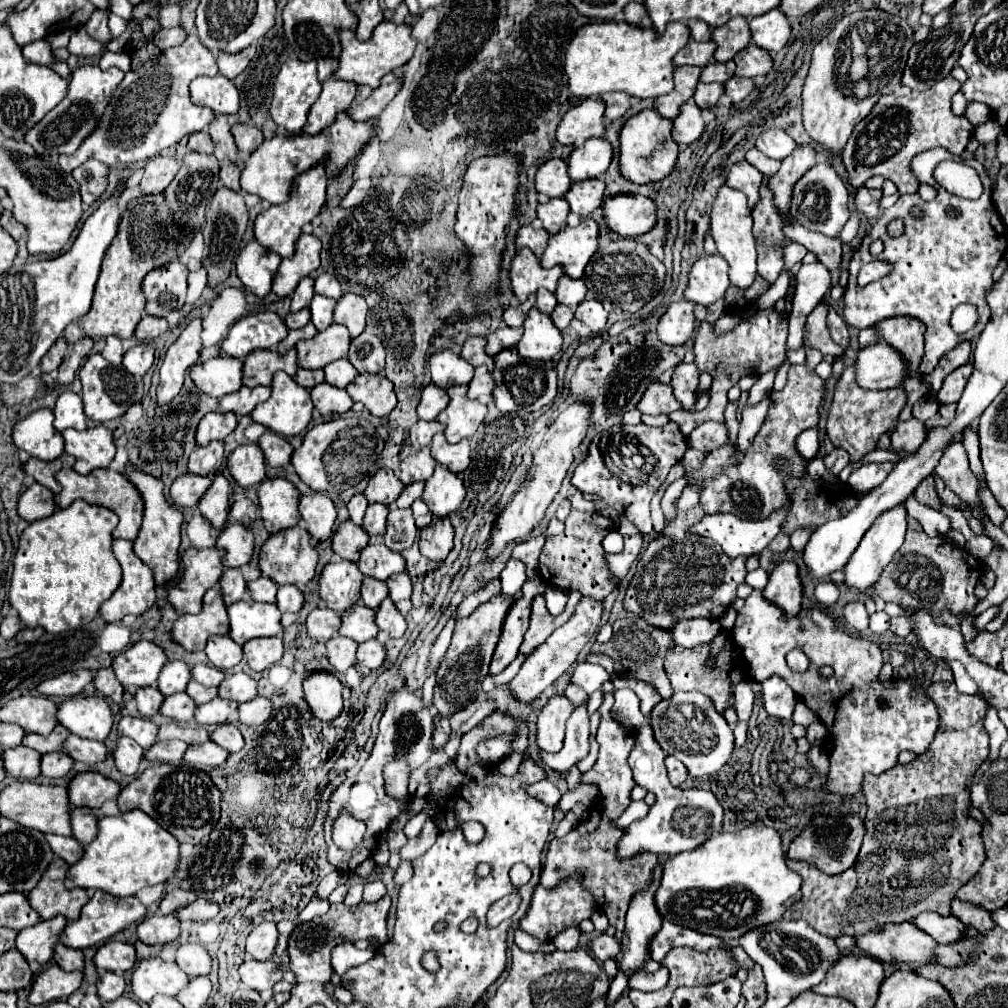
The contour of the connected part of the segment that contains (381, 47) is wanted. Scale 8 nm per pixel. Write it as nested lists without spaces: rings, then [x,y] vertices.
[[[382,21],[374,29],[370,41],[360,41],[354,35],[354,31],[342,31],[340,41],[342,41],[342,61],[336,77],[342,81],[354,81],[356,85],[370,85],[372,89],[378,87],[380,79],[386,73],[404,67],[412,59],[414,49],[418,45],[418,41],[412,37],[412,27],[406,23],[396,25],[394,21]]]

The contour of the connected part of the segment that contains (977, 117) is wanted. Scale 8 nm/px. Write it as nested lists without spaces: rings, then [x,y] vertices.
[[[968,103],[964,117],[966,117],[974,127],[978,127],[978,125],[982,125],[982,123],[986,123],[986,121],[990,119],[990,109],[988,109],[984,103]]]

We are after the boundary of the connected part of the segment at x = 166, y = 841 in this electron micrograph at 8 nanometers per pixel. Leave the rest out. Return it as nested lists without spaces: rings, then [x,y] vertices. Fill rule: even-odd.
[[[128,811],[120,817],[102,817],[98,837],[86,847],[84,857],[70,867],[66,877],[68,889],[102,889],[116,897],[136,895],[146,885],[166,883],[176,871],[180,843],[164,827],[158,827],[144,811]]]

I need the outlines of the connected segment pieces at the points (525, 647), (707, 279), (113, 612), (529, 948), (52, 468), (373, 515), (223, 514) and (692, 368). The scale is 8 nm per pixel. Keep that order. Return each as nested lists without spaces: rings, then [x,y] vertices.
[[[570,593],[570,599],[568,599],[568,605],[564,609],[562,615],[558,617],[552,617],[546,609],[546,599],[544,595],[538,595],[534,601],[532,601],[532,615],[530,615],[530,627],[524,635],[524,641],[522,641],[522,647],[520,647],[520,653],[530,653],[532,649],[536,649],[538,645],[542,645],[546,641],[546,637],[556,629],[560,627],[566,619],[570,619],[570,615],[574,615],[574,607],[578,605],[578,599],[582,599],[580,593]]]
[[[706,255],[700,257],[690,269],[688,289],[684,291],[684,297],[696,305],[708,307],[724,299],[728,287],[728,263],[720,255]]]
[[[114,539],[112,551],[122,565],[124,577],[114,595],[102,603],[100,615],[108,621],[120,621],[124,615],[142,615],[156,601],[154,579],[150,567],[142,563],[132,551],[132,543],[126,539]]]
[[[517,929],[515,931],[515,943],[520,949],[525,952],[534,953],[534,952],[544,952],[544,953],[553,953],[556,951],[556,947],[552,941],[546,941],[546,943],[541,943],[540,941],[530,938],[531,935],[528,933]]]
[[[62,455],[62,457],[58,457],[56,461],[52,461],[52,463],[44,463],[44,461],[40,461],[40,459],[30,459],[26,465],[24,465],[24,471],[28,473],[28,475],[32,475],[38,483],[42,483],[42,485],[46,485],[48,489],[52,489],[56,495],[62,491],[62,485],[56,481],[56,473],[58,473],[58,469],[62,469],[62,467],[72,467],[74,465],[74,457],[68,457],[68,455]]]
[[[376,503],[376,505],[368,505],[366,515],[364,515],[364,531],[368,535],[384,535],[386,533],[386,515],[388,515],[388,507]]]
[[[216,473],[214,483],[210,485],[206,495],[198,503],[200,513],[212,523],[212,527],[222,529],[226,525],[232,495],[234,495],[234,491],[232,491],[232,485],[228,483],[228,479],[222,473]]]
[[[680,363],[672,375],[672,389],[684,409],[690,409],[696,401],[694,391],[698,387],[698,369],[694,363]]]

